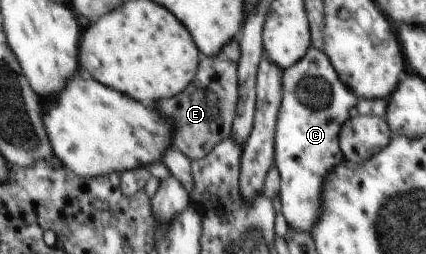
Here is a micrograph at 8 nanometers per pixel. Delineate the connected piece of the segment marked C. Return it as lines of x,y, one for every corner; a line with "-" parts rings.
313,45
299,62
284,69
282,75
283,98
274,138
281,212
290,228
309,233
320,214
324,178
344,160
339,148
339,133
359,98
339,80
329,59

